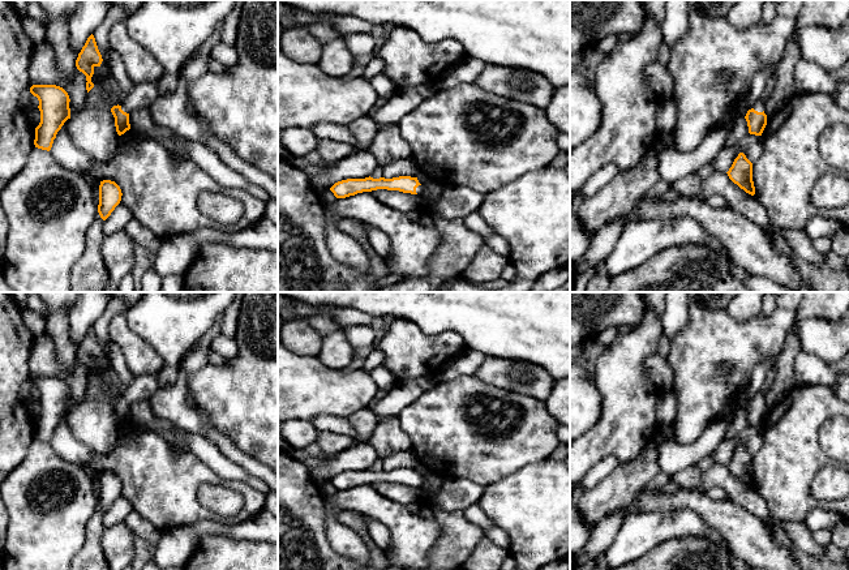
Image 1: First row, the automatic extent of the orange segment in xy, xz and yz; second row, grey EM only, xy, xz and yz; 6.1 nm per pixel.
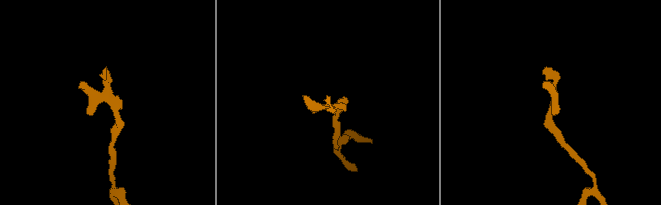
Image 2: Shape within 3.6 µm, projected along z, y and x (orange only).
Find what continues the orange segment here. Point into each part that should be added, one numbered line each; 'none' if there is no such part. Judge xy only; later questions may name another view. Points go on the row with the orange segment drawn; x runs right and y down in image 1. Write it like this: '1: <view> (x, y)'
1: xy (142, 95)

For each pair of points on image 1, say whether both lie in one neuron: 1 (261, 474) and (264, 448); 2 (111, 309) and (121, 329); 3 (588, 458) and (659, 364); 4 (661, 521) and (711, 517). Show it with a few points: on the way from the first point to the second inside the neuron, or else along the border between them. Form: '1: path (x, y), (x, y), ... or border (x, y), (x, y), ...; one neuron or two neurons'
1: border (236, 446), (264, 464); two neurons
2: border (124, 312), (118, 312), (108, 324), (110, 339); two neurons
3: border (656, 351), (646, 361), (646, 373), (659, 391); two neurons
4: border (669, 511), (693, 510), (723, 538); two neurons

